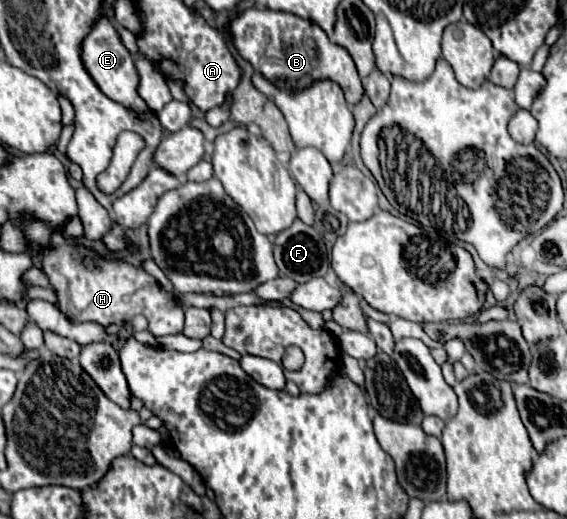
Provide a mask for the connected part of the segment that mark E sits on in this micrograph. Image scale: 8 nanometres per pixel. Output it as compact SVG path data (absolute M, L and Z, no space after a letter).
M99 18L91 26L91 32L85 36L85 40L81 42L81 60L83 60L85 70L89 72L89 76L95 80L95 84L99 86L99 90L105 96L109 96L111 100L115 100L131 110L149 110L147 104L141 100L141 96L137 94L139 76L137 76L133 58L131 58L129 50L121 44L119 34L115 32L113 24L107 18Z

